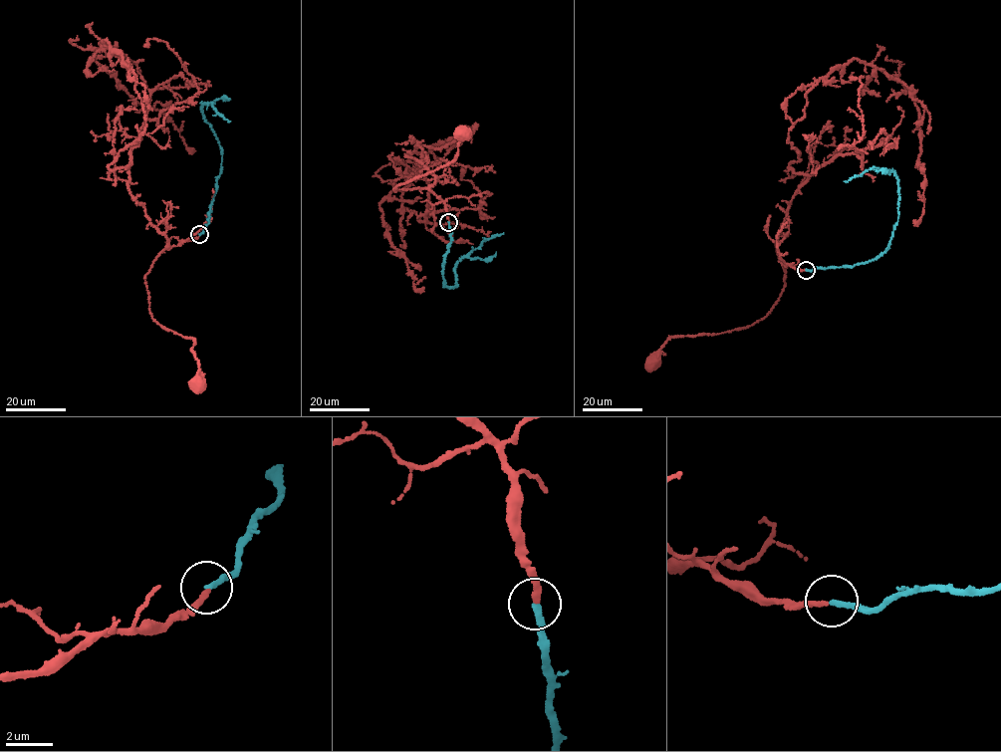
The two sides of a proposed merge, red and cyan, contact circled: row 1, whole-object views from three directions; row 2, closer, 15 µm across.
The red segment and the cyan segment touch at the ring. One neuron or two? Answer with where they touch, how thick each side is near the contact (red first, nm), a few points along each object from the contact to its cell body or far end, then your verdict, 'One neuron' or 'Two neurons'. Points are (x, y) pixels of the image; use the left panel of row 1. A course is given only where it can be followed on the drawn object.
Place: (199, 234). Thickness 240 nm (red) against 240 nm. Course of red: (199, 234), (165, 249), (145, 276), (153, 319), (164, 328), (194, 341), (190, 349), (198, 368), (196, 386). Course of cyan: (199, 234), (209, 222), (222, 152), (211, 125), (205, 120), (202, 105), (212, 103), (219, 114), (230, 122). One neuron

